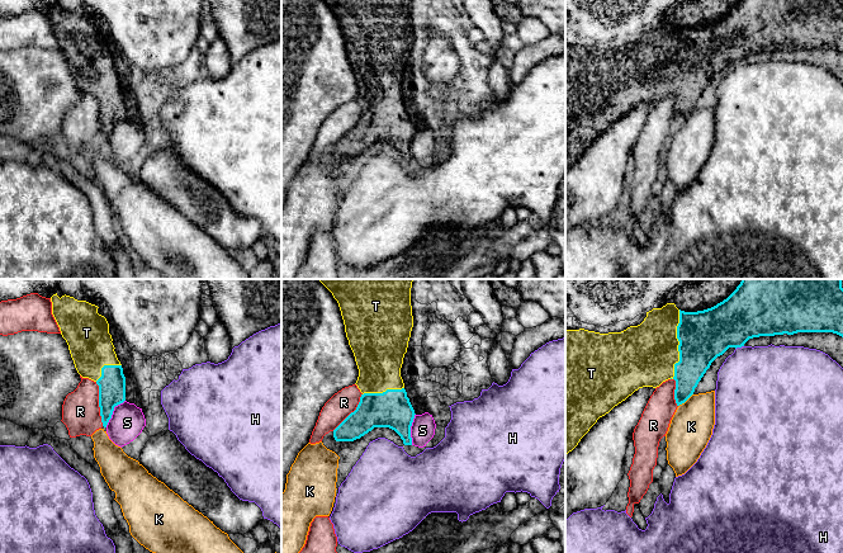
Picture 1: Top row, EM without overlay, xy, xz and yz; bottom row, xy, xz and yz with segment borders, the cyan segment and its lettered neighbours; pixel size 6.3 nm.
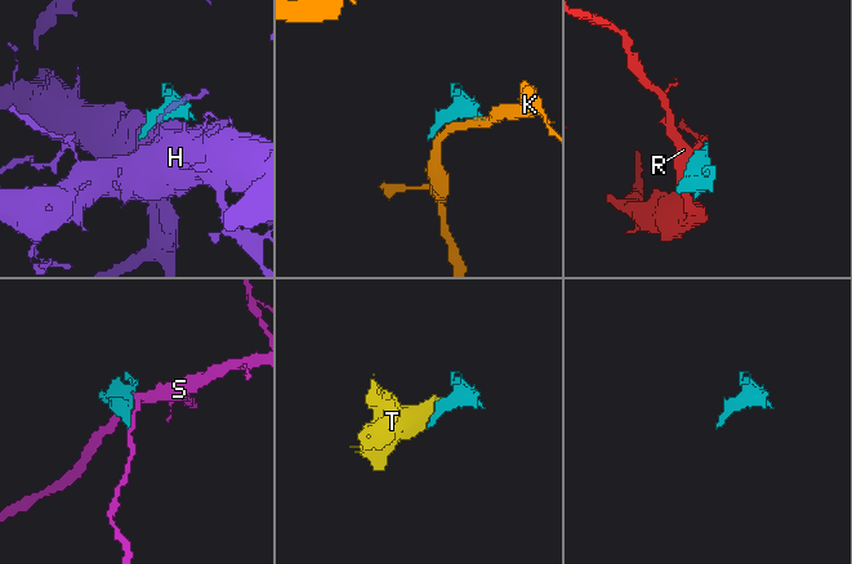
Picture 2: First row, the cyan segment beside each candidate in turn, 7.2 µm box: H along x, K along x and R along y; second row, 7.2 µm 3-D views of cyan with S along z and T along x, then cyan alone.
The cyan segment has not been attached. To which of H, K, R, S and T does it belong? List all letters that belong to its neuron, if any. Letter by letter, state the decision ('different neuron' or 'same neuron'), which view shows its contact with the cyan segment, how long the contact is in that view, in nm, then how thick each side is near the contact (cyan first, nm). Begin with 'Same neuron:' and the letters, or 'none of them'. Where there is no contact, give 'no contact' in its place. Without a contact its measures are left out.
Same neuron: T
H: different neuron; meets cyan in yz; contact 60 nm long; 340 nm thick on the cyan side, 460 nm on the other
K: different neuron; meets cyan in yz; contact 130 nm long; 190 nm thick on the cyan side, 280 nm on the other
R: different neuron; meets cyan in xy; contact 280 nm long; 180 nm thick on the cyan side, 240 nm on the other
S: different neuron; meets cyan in xy; contact 220 nm long; 180 nm thick on the cyan side, 220 nm on the other
T: same neuron; meets cyan in yz; contact 440 nm long; 320 nm thick on the cyan side, 400 nm on the other

